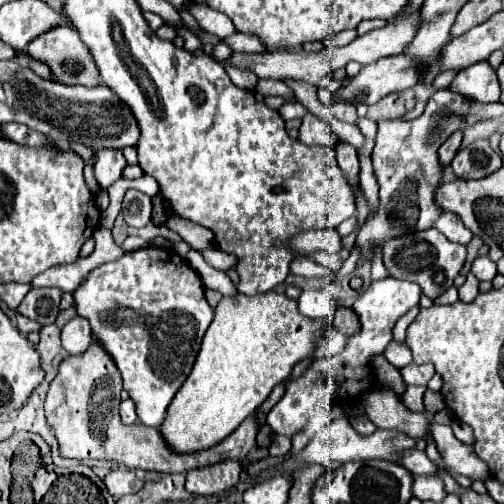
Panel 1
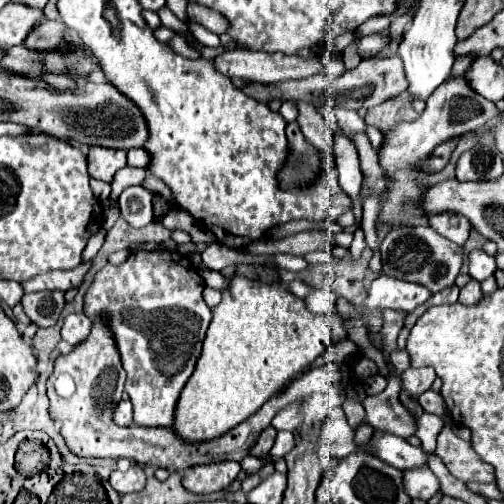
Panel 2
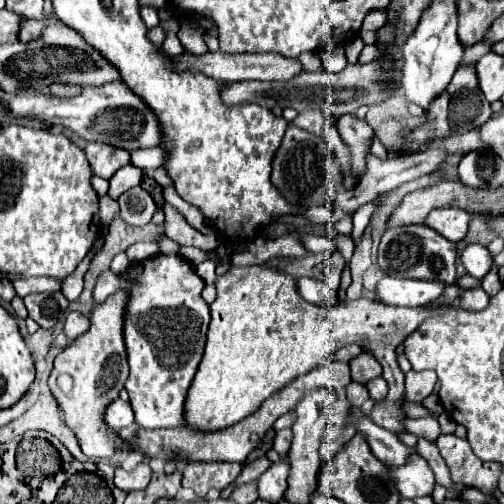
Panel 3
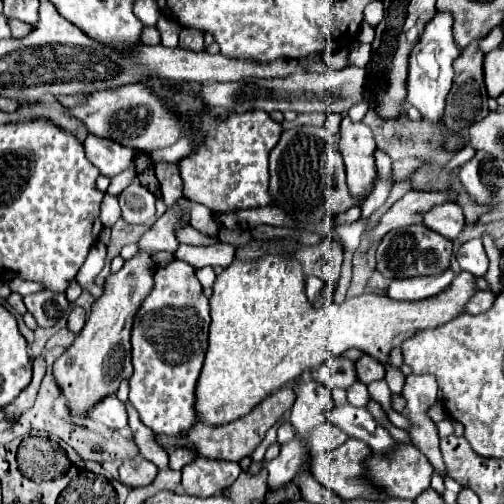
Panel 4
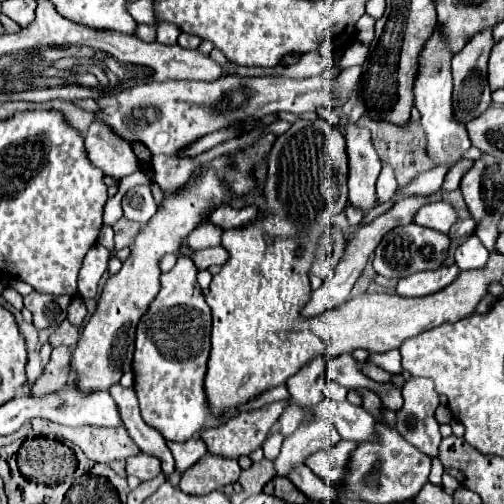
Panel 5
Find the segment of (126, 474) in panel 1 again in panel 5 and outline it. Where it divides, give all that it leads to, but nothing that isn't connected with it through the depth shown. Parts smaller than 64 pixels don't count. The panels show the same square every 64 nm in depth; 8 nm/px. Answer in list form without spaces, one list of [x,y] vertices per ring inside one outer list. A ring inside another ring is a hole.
[[[140,452],[138,456],[128,458],[126,472],[128,472],[128,476],[136,476],[142,482],[146,482],[146,480],[156,478],[162,470],[160,470],[160,460],[156,456],[146,454],[146,452]]]

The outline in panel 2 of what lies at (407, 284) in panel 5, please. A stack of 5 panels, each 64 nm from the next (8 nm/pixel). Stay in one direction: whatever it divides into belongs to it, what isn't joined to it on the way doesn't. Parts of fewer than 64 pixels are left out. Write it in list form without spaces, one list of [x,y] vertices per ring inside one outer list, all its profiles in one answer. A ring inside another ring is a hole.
[[[380,276],[372,282],[368,290],[368,298],[362,304],[368,312],[368,324],[370,324],[370,338],[380,340],[380,310],[384,308],[394,308],[394,310],[406,310],[412,312],[416,306],[424,304],[432,292],[424,288],[422,284],[406,282],[406,280],[396,280],[392,276]]]

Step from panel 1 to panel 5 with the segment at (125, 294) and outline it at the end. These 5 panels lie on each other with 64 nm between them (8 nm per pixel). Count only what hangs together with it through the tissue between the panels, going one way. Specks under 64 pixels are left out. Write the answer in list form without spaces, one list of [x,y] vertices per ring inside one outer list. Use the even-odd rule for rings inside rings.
[[[178,254],[176,266],[160,276],[160,294],[156,296],[154,304],[150,304],[148,312],[142,316],[138,330],[136,330],[136,352],[134,352],[134,364],[132,372],[134,376],[134,390],[138,394],[140,412],[142,418],[154,426],[166,440],[174,442],[186,442],[196,432],[200,432],[206,424],[206,416],[210,414],[208,396],[204,390],[204,378],[208,370],[208,358],[210,358],[210,328],[212,328],[212,316],[210,308],[202,296],[202,290],[196,280],[198,268],[194,260],[186,254]]]

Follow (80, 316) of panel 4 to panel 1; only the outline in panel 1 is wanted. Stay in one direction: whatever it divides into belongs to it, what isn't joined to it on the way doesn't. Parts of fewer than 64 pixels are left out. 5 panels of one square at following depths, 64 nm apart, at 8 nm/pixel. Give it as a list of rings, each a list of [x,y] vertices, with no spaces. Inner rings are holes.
[[[74,316],[68,320],[68,324],[62,328],[62,346],[68,354],[80,354],[88,348],[92,340],[92,328],[86,318]]]

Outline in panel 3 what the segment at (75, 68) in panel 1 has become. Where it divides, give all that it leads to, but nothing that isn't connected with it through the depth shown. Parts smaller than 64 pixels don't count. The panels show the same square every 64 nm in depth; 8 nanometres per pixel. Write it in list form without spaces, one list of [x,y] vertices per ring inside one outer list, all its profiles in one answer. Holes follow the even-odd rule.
[[[22,20],[20,22],[20,30],[18,30],[18,40],[32,40],[36,36],[40,36],[44,28],[44,20]]]

